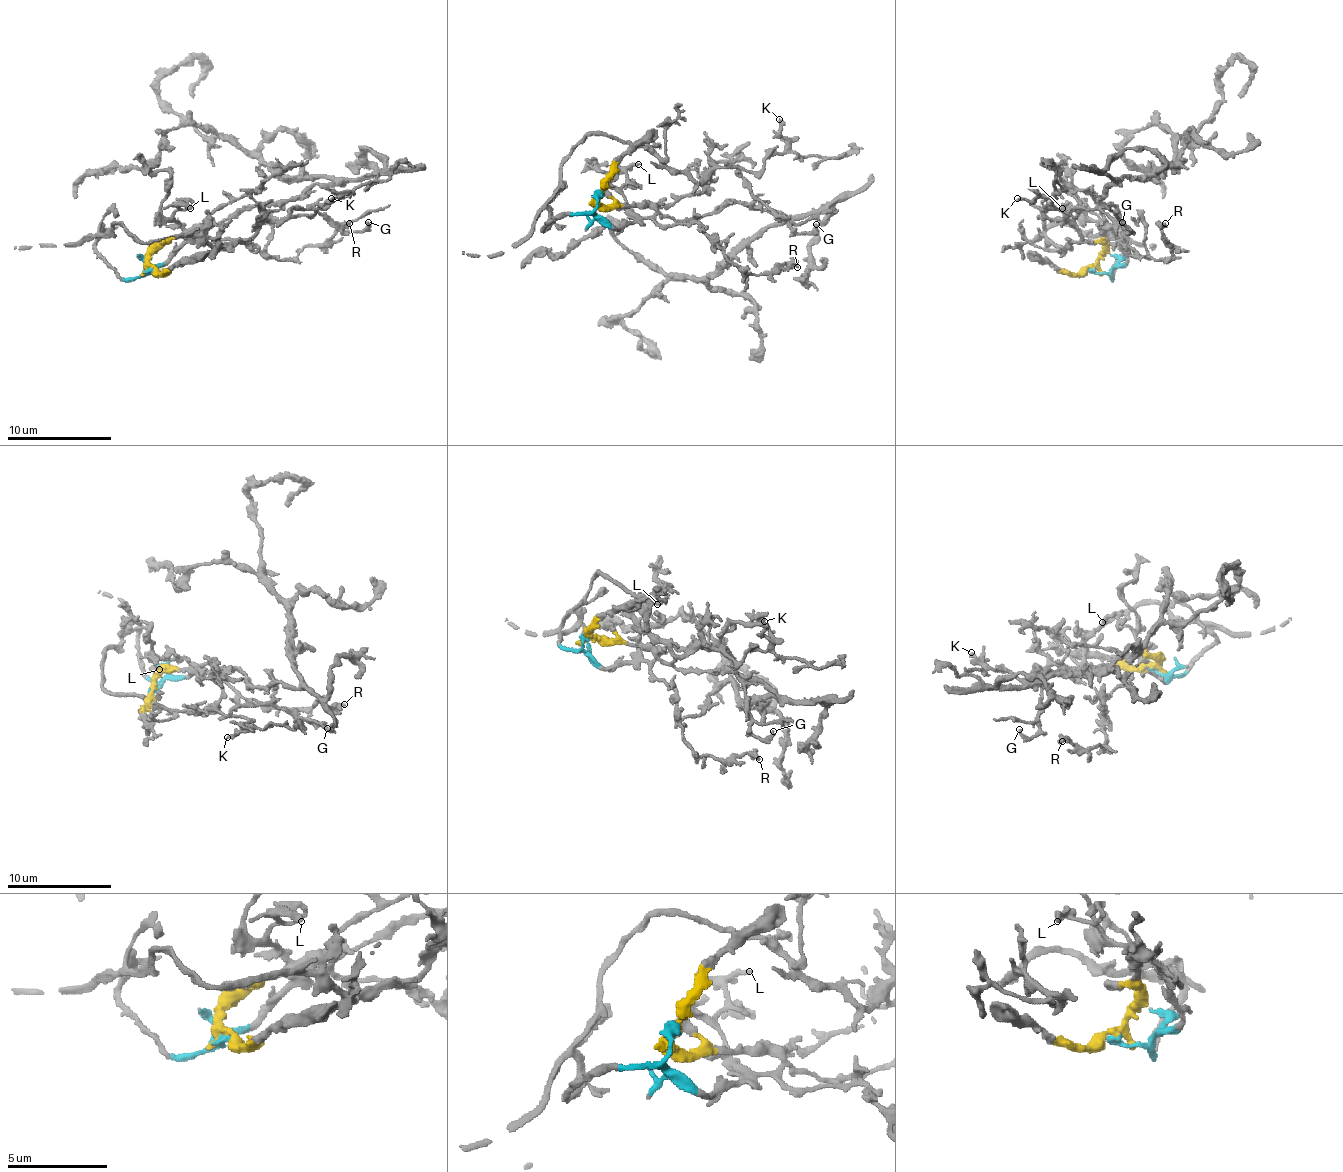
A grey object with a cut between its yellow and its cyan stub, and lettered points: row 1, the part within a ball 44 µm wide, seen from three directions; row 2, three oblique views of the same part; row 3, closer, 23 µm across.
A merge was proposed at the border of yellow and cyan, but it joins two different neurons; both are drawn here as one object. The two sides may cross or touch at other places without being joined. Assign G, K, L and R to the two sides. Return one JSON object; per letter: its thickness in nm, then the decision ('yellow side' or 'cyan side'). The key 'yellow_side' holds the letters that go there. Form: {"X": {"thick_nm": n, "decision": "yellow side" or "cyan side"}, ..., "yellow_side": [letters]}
{"G": {"thick_nm": 240, "decision": "cyan side"}, "K": {"thick_nm": 240, "decision": "cyan side"}, "L": {"thick_nm": 280, "decision": "cyan side"}, "R": {"thick_nm": 400, "decision": "cyan side"}, "yellow_side": []}

